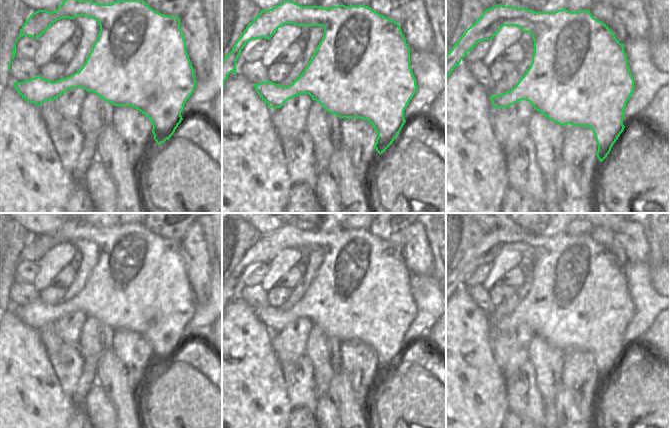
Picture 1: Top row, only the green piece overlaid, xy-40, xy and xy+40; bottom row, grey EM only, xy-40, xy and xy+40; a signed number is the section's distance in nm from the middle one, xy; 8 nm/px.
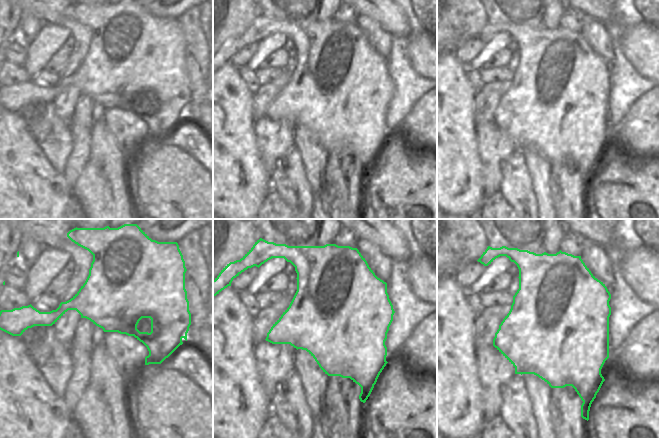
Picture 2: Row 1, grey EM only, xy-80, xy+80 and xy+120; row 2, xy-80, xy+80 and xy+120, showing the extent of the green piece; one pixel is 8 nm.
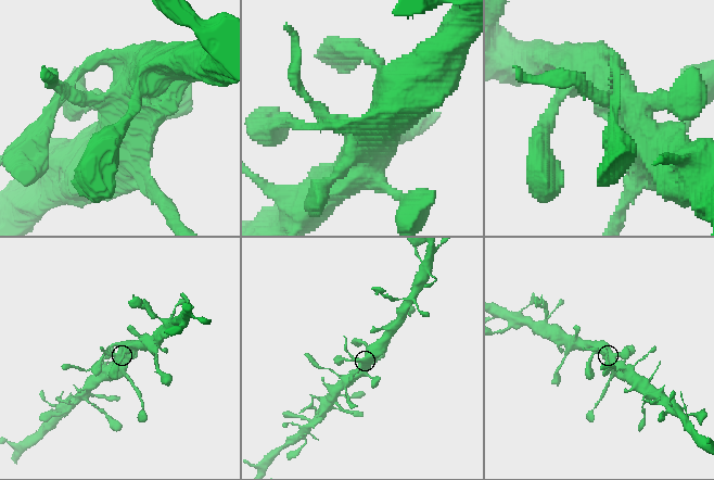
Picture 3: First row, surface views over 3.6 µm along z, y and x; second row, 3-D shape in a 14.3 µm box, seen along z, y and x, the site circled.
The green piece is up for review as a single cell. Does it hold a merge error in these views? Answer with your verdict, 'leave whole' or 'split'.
leave whole

